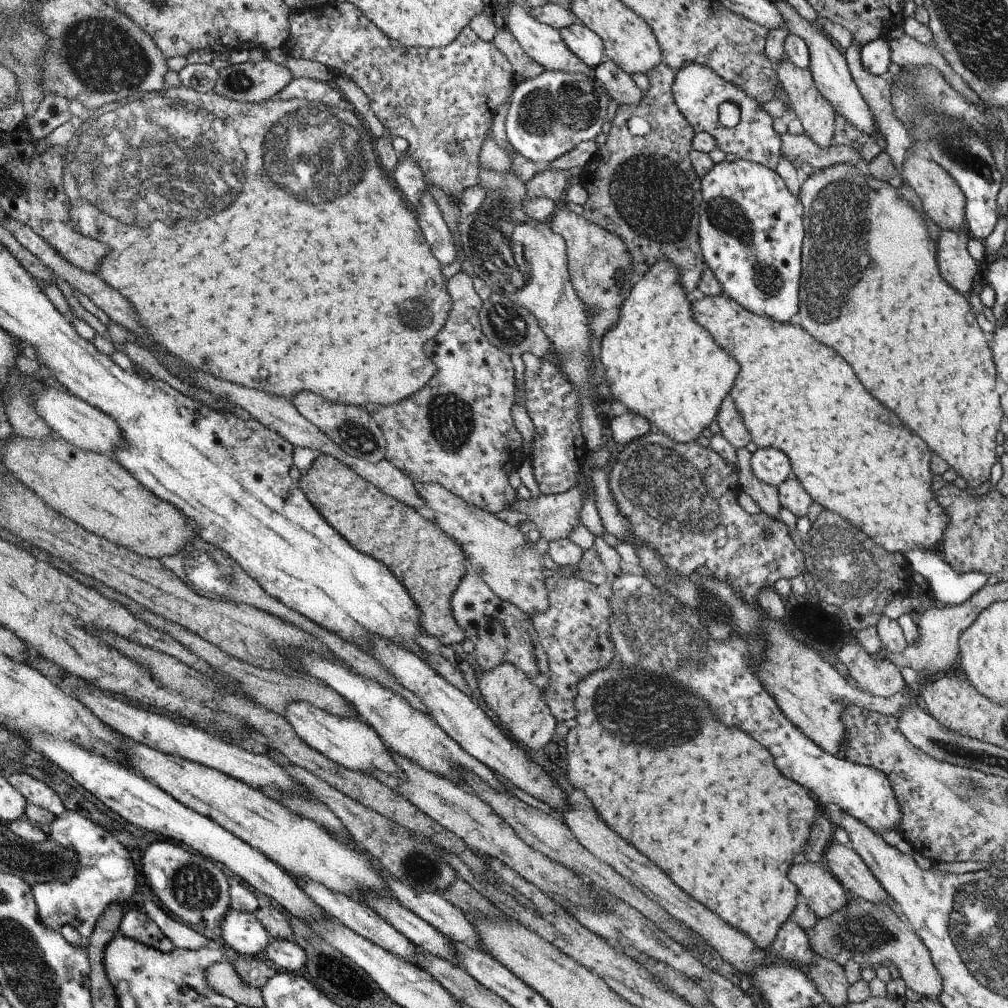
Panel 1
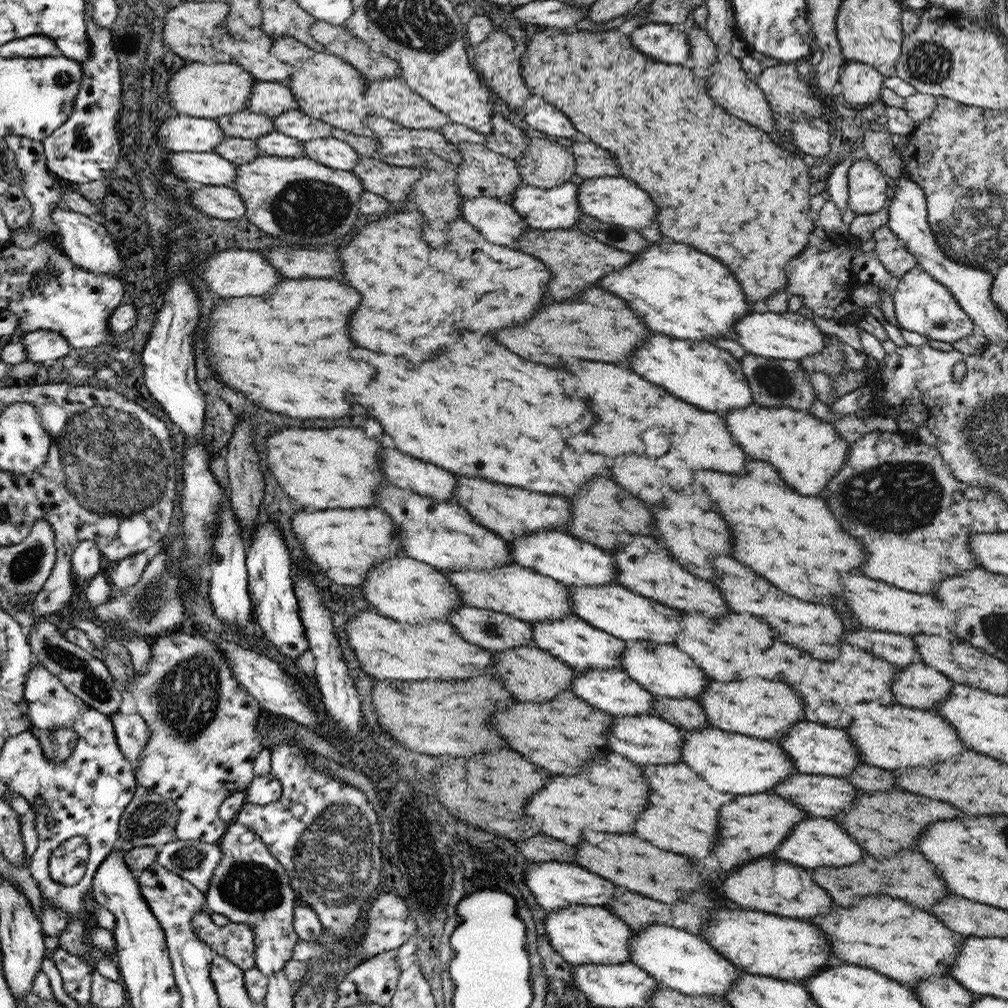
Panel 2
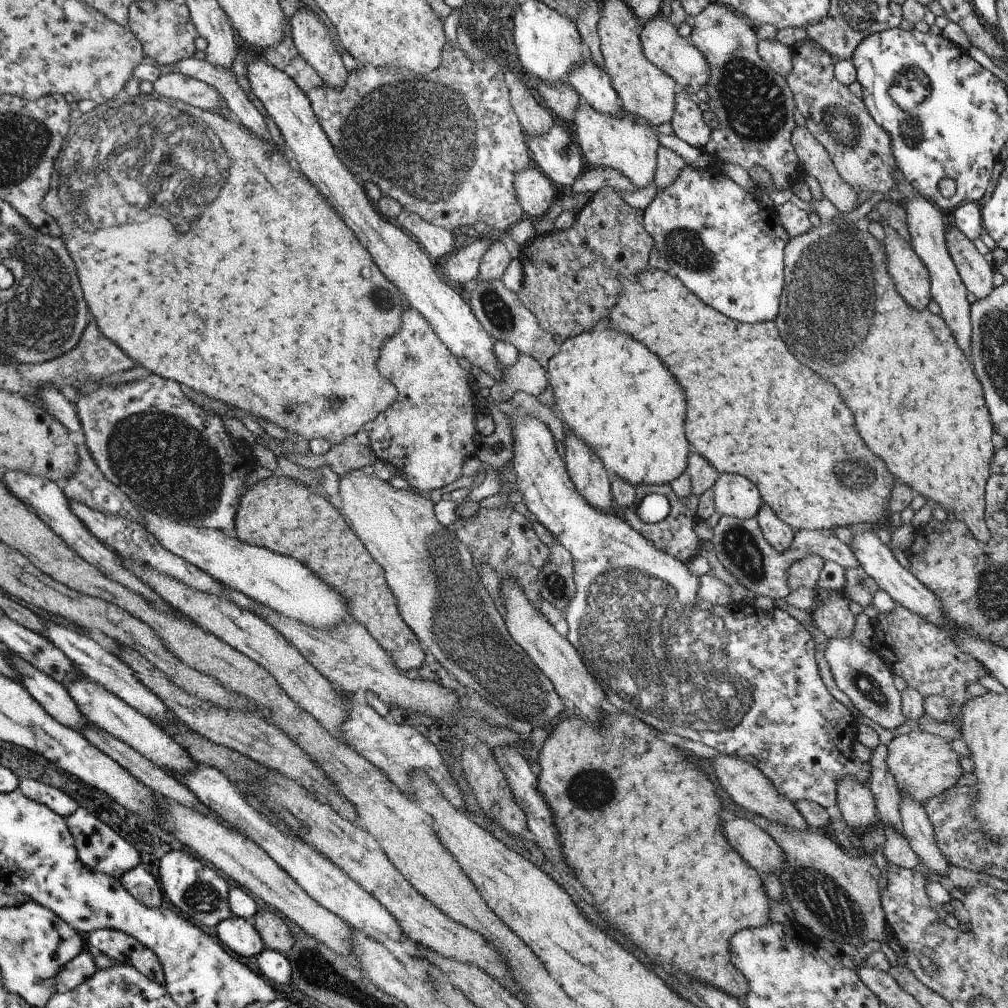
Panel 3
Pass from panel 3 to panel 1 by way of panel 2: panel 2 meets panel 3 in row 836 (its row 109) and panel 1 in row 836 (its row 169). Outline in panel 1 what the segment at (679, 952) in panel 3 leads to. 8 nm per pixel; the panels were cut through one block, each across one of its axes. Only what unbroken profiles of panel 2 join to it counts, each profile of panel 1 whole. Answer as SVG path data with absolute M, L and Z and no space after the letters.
M614 664L614 668L610 666L594 670L584 676L577 684L577 695L574 701L575 708L578 712L576 715L577 725L570 729L566 735L567 748L567 778L575 789L582 790L584 794L592 801L594 808L600 818L604 818L602 822L606 822L618 836L621 836L630 842L634 848L640 850L640 854L644 854L646 858L650 858L658 868L662 868L676 886L680 886L688 896L692 896L696 902L704 904L708 910L714 912L724 922L728 922L730 926L734 926L736 930L740 930L742 934L746 934L748 938L754 940L754 944L762 950L767 950L774 939L780 927L787 921L788 916L792 914L800 901L798 888L788 880L786 872L792 864L794 854L805 851L800 850L804 844L809 844L809 833L813 826L813 821L817 816L815 798L808 794L807 788L804 788L797 782L786 780L778 768L774 766L772 758L766 754L766 748L762 748L759 742L756 742L750 734L746 734L740 728L722 728L722 724L718 724L712 716L710 716L710 704L706 704L702 698L694 696L694 692L678 686L673 686L672 682L664 682L658 680L658 674L652 672L650 674L640 674L634 672L634 668L626 668L622 664Z

